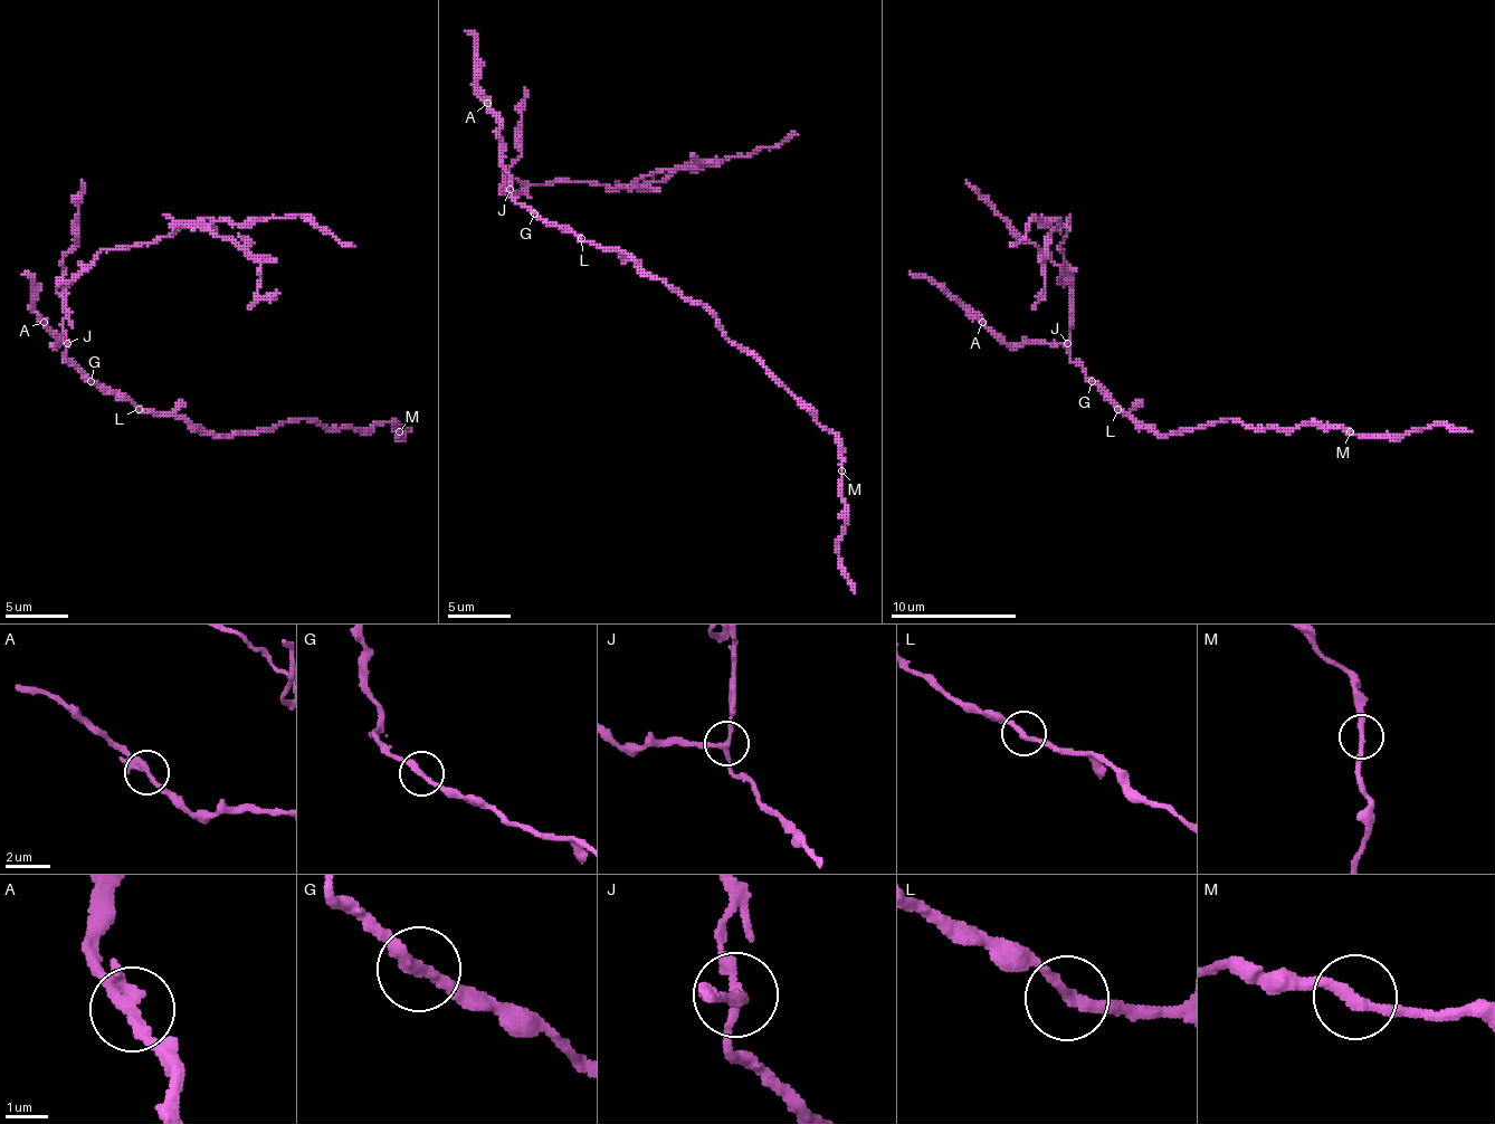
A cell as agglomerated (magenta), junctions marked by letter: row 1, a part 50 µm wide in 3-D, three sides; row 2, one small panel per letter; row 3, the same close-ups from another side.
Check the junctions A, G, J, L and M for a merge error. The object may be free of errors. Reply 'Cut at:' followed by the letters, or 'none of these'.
Cut at: J

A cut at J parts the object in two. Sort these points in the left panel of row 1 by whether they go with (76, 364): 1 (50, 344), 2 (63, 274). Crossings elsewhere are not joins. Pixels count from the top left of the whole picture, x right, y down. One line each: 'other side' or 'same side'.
1: same side
2: other side

